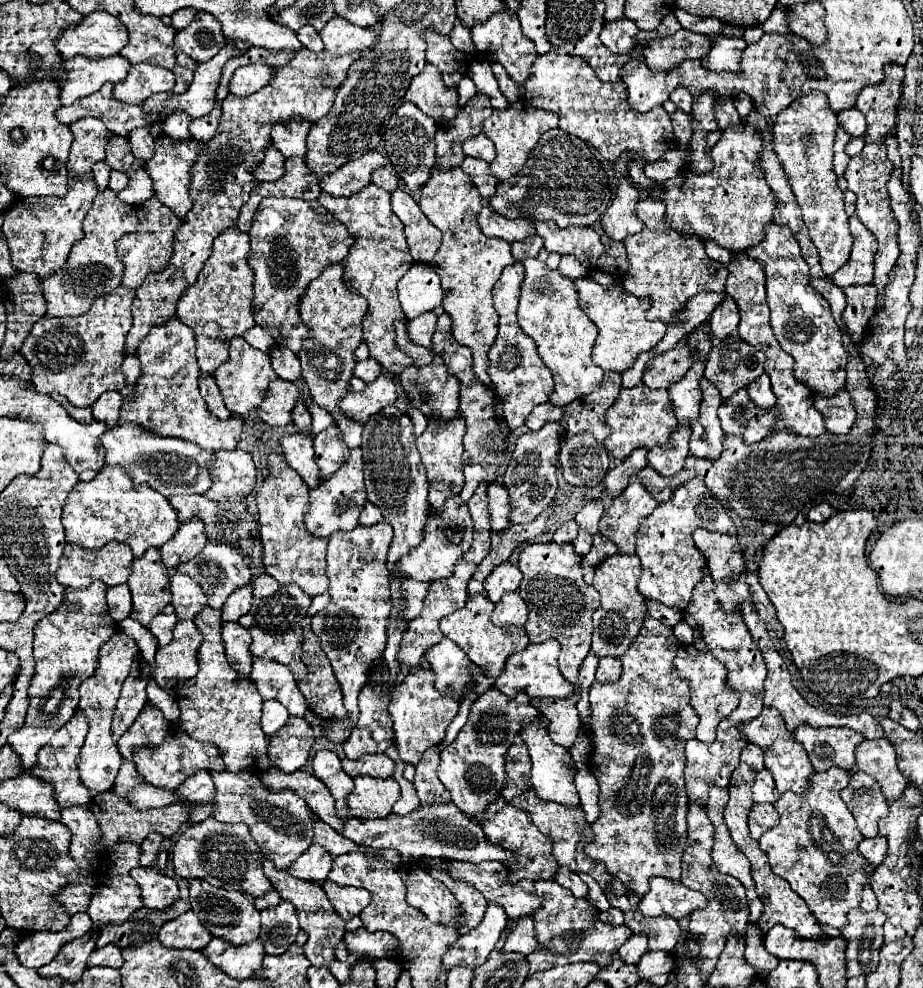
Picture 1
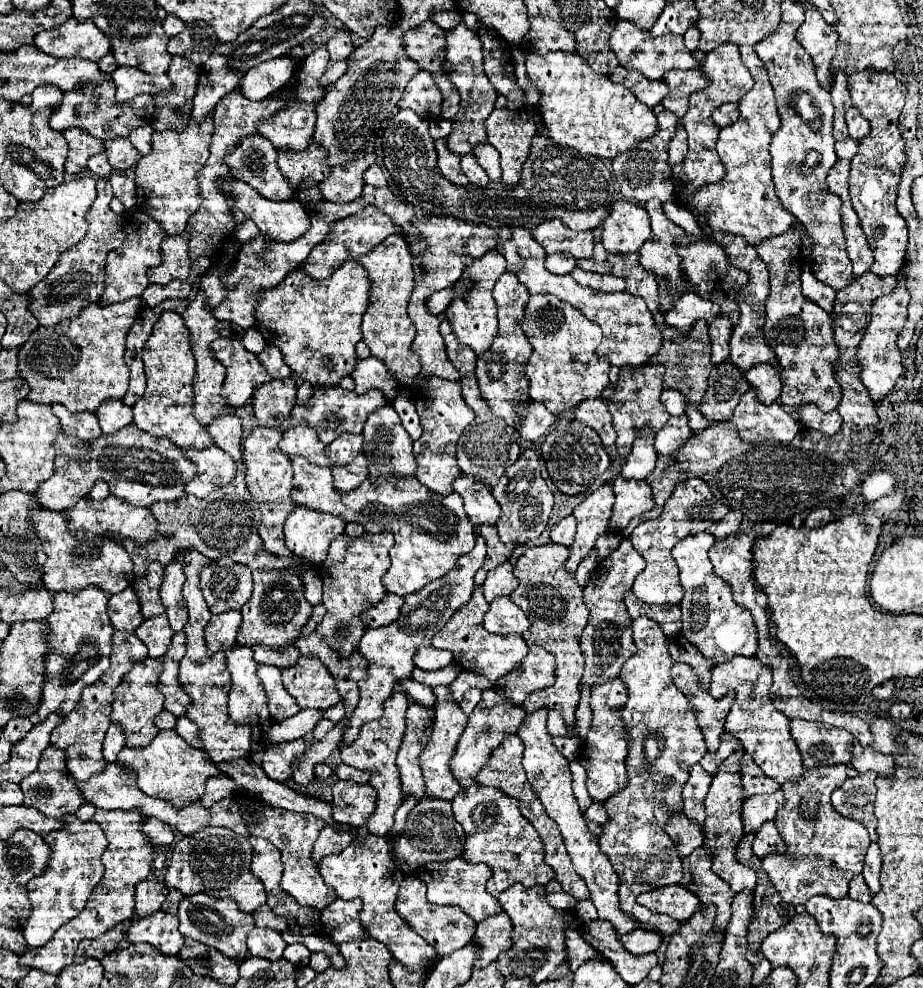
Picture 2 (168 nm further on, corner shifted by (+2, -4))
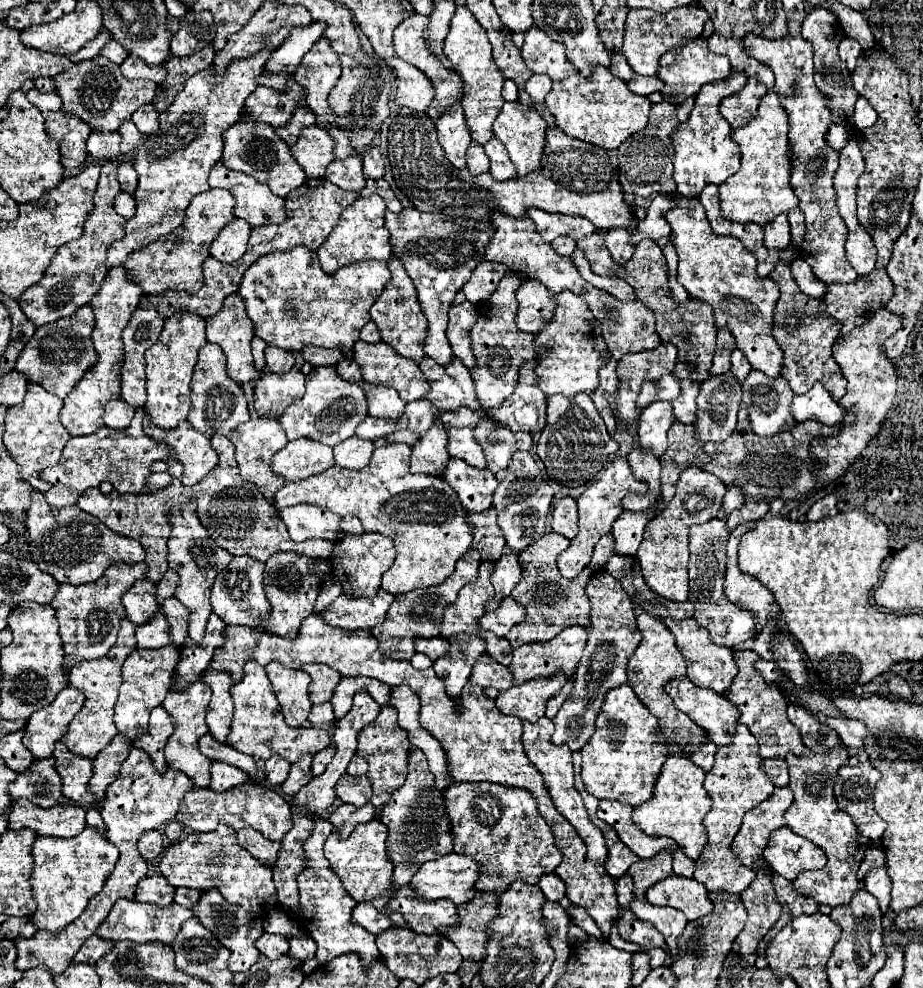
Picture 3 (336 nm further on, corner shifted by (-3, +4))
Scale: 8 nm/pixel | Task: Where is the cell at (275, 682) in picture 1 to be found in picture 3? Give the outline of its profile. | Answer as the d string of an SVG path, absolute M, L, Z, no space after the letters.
M270 662L266 666L266 674L280 704L280 710L284 714L284 722L294 728L304 726L306 714L312 708L308 698L310 676L302 670L286 668L280 662Z

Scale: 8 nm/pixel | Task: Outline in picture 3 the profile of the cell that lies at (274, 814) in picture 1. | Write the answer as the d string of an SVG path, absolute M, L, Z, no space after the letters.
M314 820L314 832L304 844L304 854L306 854L306 870L298 876L298 886L300 886L300 904L304 910L304 930L308 932L310 938L318 944L316 950L316 960L320 964L326 964L334 960L336 956L342 954L356 954L362 962L362 966L368 970L370 964L374 964L380 954L374 944L374 934L364 930L362 926L352 922L352 910L356 906L356 900L346 894L340 878L330 870L330 864L326 856L322 854L322 846L332 832L332 826L328 820Z

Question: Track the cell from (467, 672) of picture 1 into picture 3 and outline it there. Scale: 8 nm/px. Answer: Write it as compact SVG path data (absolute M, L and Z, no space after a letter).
M436 636L436 638L418 638L416 640L416 650L426 654L430 660L442 658L448 652L448 646L450 646L450 642L446 638L440 638L440 636Z

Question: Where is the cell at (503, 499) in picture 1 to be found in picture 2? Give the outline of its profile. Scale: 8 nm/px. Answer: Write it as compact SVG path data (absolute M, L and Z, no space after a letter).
M461 474L457 482L453 482L455 492L465 502L465 512L471 520L471 524L489 524L495 526L497 518L501 516L501 506L497 506L497 500L493 498L491 490L485 486L477 486L471 476Z

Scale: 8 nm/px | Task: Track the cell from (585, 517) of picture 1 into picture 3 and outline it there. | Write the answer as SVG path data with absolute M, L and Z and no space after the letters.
M614 458L608 468L604 470L602 478L598 482L594 482L592 486L588 486L584 490L584 494L578 498L578 512L580 512L580 532L576 534L574 540L570 540L570 546L558 556L558 568L562 572L564 578L574 578L578 576L578 572L582 568L588 566L588 562L592 560L592 552L594 552L594 546L598 544L598 540L602 536L606 536L610 530L612 530L612 524L614 520L624 512L622 508L622 498L628 494L628 492L634 492L634 494L644 494L646 492L646 484L636 480L626 458Z

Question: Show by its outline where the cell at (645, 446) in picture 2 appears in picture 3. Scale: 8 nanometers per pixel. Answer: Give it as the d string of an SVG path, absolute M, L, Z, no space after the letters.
M652 402L642 410L638 420L638 436L644 450L650 450L654 456L662 456L668 448L666 432L674 424L674 410L670 402Z

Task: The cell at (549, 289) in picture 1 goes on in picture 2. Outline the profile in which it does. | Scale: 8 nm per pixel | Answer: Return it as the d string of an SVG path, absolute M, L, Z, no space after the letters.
M533 294L529 298L529 304L525 306L523 332L533 346L533 354L525 366L525 372L529 378L529 396L535 402L545 404L549 412L561 416L563 412L571 412L579 402L601 396L603 388L609 384L609 362L605 358L595 356L595 350L601 342L601 328L597 324L589 322L577 308L569 306L567 302L553 298L553 294Z

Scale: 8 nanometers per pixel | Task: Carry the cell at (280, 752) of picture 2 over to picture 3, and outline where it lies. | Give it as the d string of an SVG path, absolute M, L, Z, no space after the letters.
M280 756L270 758L270 760L266 762L266 766L264 766L268 784L272 784L272 786L280 786L280 784L288 778L288 770L290 770L290 764L288 764L284 758L280 758Z

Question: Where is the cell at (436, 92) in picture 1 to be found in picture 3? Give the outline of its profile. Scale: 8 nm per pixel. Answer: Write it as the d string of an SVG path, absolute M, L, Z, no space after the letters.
M398 56L390 58L388 66L392 66L396 72L394 102L398 106L406 106L410 110L424 112L434 98L434 88L430 86L430 80L416 66L410 66L408 62L404 62Z

